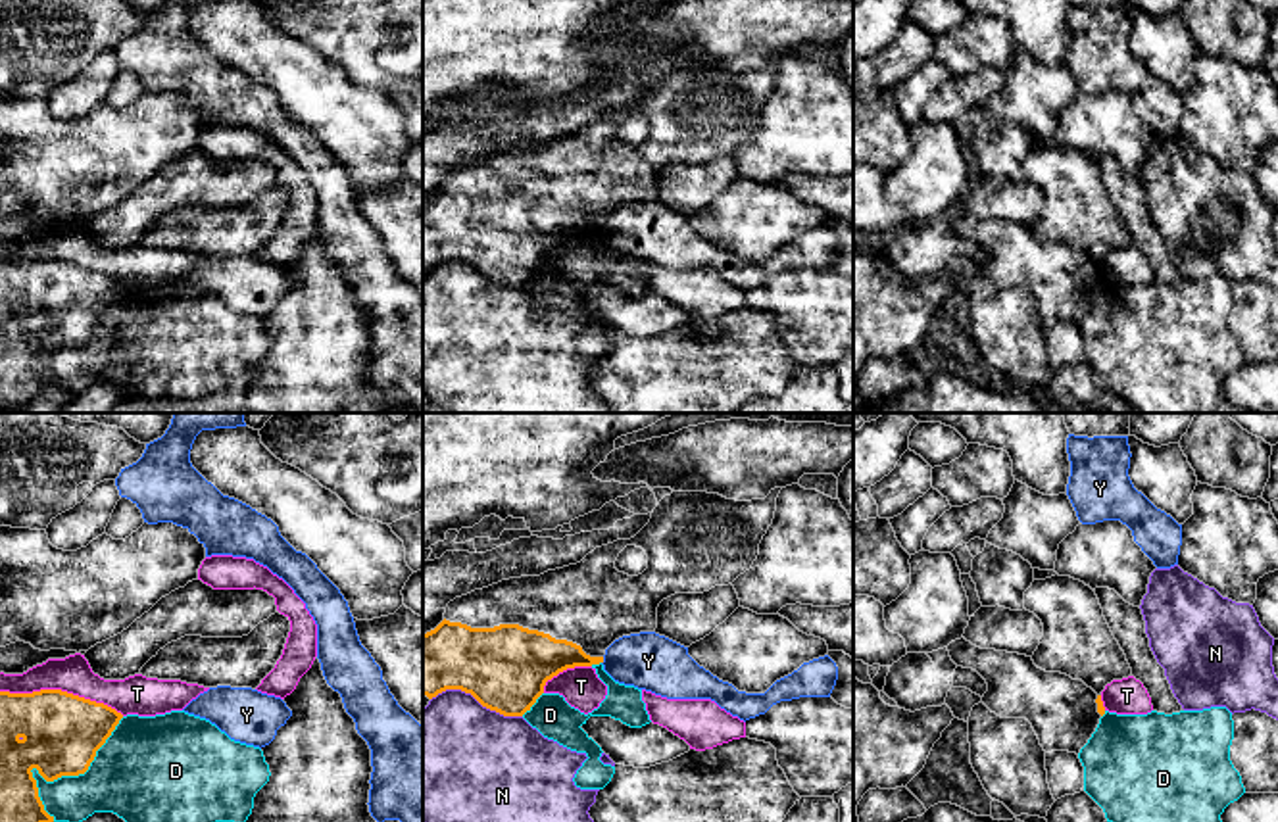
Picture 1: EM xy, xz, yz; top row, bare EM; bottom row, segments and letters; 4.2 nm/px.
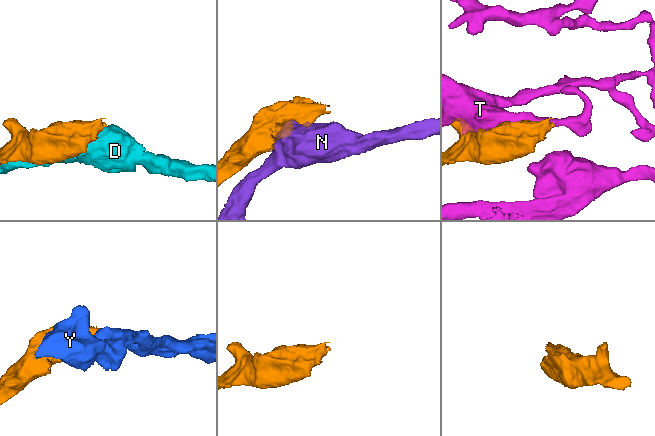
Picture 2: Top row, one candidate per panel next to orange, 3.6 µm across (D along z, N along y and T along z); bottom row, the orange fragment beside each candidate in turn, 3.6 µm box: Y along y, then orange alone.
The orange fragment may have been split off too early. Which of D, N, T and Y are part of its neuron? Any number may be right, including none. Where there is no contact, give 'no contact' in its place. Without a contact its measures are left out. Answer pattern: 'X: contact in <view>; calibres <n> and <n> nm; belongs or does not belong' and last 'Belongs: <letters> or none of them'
D: contact in xy; calibres 320 and 280 nm; does not belong
N: contact in xz; calibres 360 and 480 nm; does not belong
T: contact in xy; calibres 320 and 160 nm; does not belong
Y: contact in xz; calibres 190 and 240 nm; does not belong
Belongs: none of them

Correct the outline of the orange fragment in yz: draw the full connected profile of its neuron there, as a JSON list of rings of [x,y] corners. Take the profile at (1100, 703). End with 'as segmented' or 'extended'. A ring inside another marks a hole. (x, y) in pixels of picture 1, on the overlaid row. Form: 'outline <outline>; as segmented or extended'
outline [[[965,638],[951,641],[947,651],[957,666],[972,668],[986,680],[988,691],[982,703],[1001,718],[1026,718],[1045,753],[1069,751],[1078,755],[1105,714],[1101,695],[1082,680],[1072,680],[1061,672],[1045,672],[1034,665],[1032,657],[980,649]]]; extended

